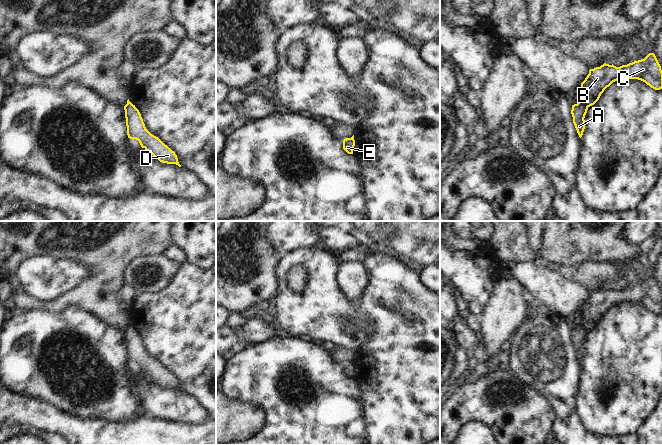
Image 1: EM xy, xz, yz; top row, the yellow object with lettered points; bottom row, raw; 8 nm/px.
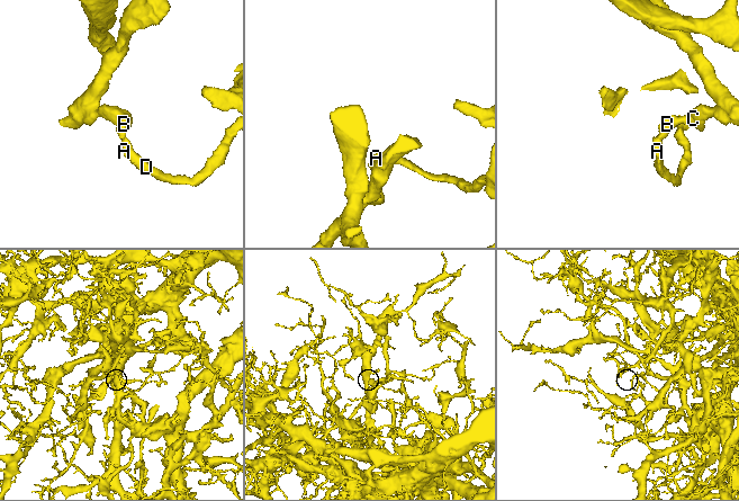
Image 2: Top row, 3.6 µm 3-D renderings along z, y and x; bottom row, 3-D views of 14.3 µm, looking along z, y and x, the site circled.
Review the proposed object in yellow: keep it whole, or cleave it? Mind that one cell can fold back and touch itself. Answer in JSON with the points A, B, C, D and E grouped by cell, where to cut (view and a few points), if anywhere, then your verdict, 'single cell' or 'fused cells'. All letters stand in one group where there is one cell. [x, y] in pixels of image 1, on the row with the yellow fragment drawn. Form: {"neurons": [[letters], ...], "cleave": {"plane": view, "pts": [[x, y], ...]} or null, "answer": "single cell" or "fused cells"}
{"neurons": [["A", "D"], ["B", "C", "E"]], "cleave": {"plane": "yz", "pts": [[580, 100], [587, 107]]}, "answer": "fused cells"}

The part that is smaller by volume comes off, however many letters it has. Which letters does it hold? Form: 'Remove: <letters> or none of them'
Remove: A, D

